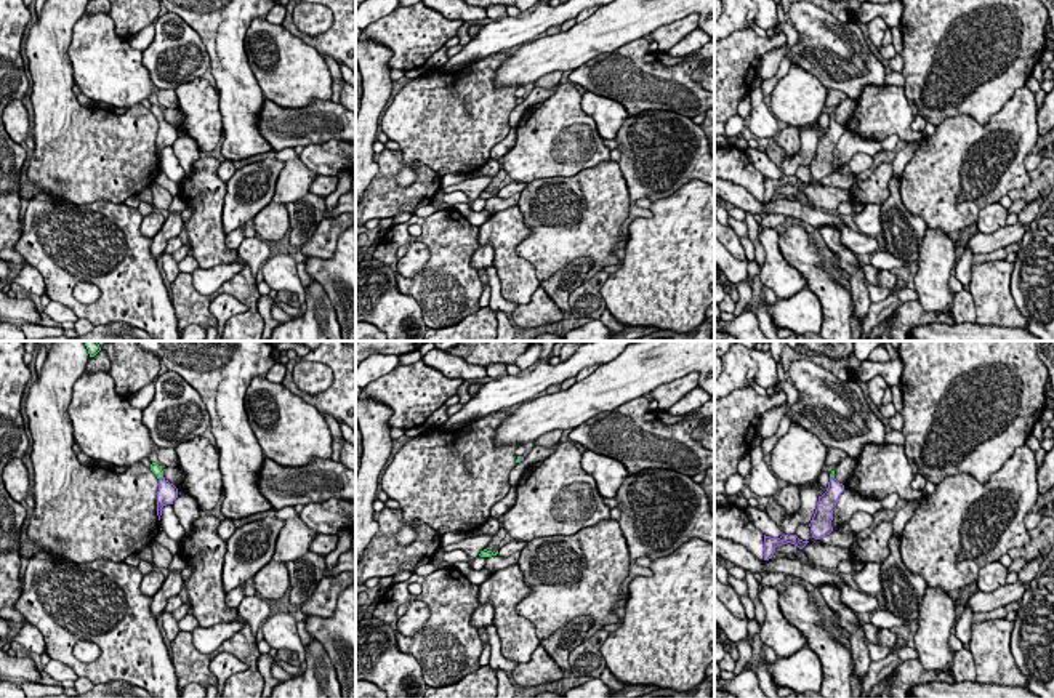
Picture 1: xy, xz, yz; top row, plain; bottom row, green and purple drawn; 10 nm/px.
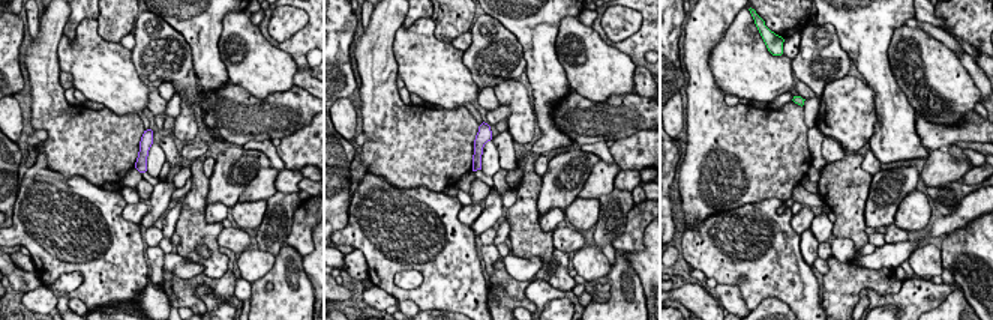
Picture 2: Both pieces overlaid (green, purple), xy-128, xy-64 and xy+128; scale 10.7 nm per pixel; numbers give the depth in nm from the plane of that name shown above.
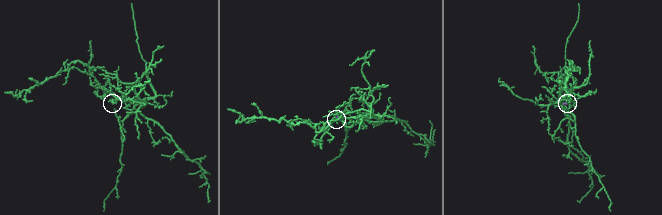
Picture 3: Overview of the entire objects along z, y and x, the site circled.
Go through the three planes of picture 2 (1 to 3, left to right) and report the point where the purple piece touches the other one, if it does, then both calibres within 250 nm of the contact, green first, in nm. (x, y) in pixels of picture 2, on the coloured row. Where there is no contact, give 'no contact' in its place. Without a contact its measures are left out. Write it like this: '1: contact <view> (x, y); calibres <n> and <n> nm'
1: no contact
2: no contact
3: no contact

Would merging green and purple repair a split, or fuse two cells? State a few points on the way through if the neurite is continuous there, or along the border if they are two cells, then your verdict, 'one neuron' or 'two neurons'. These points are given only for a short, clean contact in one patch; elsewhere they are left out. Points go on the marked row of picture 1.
way xy (157, 469), (160, 477), (167, 493); one neuron

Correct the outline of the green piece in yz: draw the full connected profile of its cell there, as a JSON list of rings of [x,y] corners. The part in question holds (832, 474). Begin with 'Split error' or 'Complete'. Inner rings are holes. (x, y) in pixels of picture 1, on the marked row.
Split error. [[[831,471],[828,488],[822,496],[819,496],[815,514],[809,524],[812,538],[820,540],[833,532],[833,507],[843,491],[844,485],[835,479],[835,471]]]

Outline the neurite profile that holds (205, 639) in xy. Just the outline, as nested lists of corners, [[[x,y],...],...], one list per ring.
[[[237,618],[232,623],[218,623],[211,628],[199,626],[192,631],[194,647],[200,653],[215,653],[227,639],[237,634],[245,624],[245,620]]]

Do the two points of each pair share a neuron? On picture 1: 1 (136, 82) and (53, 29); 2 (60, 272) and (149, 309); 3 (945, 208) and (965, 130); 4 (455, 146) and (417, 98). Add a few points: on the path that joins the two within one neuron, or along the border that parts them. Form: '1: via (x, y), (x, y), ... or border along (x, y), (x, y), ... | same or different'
1: border along (82, 16), (72, 29), (68, 52), (72, 77) | different
2: via (69, 300), (80, 309), (122, 309) | same
3: via (947, 189), (947, 183), (957, 172), (961, 149) | same
4: via (454, 135), (428, 109) | same

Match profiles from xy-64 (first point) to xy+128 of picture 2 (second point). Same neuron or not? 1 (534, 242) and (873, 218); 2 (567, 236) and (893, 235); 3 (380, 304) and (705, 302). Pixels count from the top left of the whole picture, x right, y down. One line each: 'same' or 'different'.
1: different
2: same
3: different

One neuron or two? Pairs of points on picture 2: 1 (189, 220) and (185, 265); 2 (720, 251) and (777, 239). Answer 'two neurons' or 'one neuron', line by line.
1: two neurons
2: one neuron

